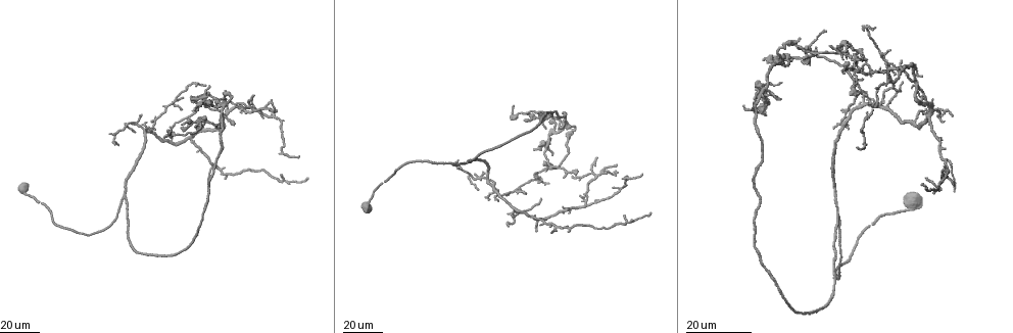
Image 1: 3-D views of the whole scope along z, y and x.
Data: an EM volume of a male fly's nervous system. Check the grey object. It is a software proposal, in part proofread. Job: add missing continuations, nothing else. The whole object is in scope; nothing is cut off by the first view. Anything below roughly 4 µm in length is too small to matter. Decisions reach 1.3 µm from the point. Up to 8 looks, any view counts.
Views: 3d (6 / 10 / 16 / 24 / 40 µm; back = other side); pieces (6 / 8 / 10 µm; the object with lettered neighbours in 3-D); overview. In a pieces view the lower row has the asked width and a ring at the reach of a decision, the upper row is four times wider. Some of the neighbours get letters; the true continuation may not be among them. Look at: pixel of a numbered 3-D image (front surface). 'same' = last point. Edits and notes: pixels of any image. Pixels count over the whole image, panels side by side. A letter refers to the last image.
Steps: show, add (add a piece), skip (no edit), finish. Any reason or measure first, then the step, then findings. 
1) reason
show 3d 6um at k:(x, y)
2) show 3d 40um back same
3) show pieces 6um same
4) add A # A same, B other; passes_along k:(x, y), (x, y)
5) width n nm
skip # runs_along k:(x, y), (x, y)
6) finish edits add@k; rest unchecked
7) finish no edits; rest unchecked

thin end
show 3d 24um at 1:(811, 62)

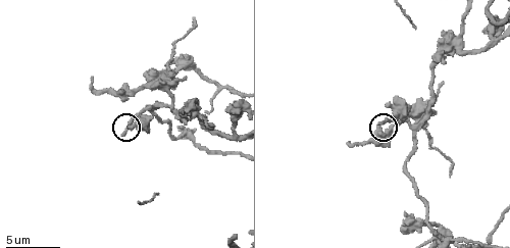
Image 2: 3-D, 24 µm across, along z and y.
show pieces 6um at 2:(379, 124)

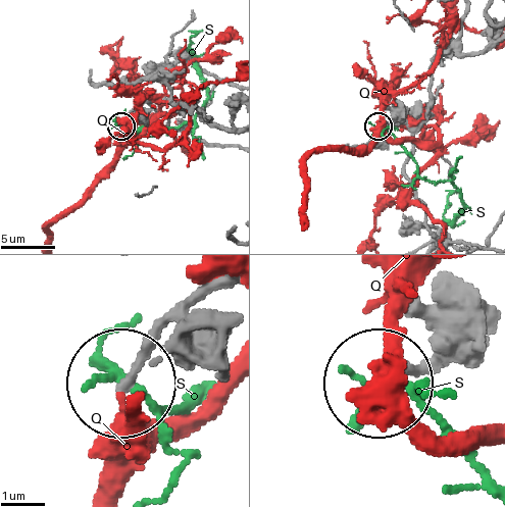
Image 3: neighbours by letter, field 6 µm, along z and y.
skip # Q other, S other; no lettered piece goes on from it

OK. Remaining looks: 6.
free end
show 3d 40um at 1:(569, 230)

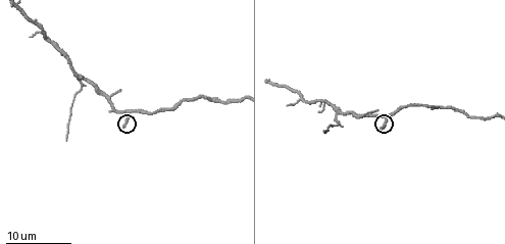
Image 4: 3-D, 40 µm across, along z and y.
see the neighbours
show pieces 6um at 4:(381, 129)

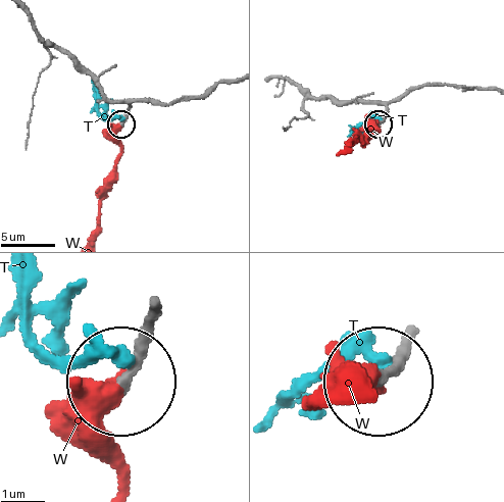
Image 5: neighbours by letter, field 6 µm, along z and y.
skip # T other, W other; none of them fits

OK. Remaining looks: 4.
free end
show 3d 24um at 1:(799, 37)

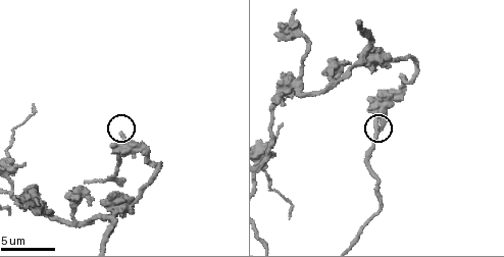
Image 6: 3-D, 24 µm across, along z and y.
show pieces 8um at 6:(122, 132)

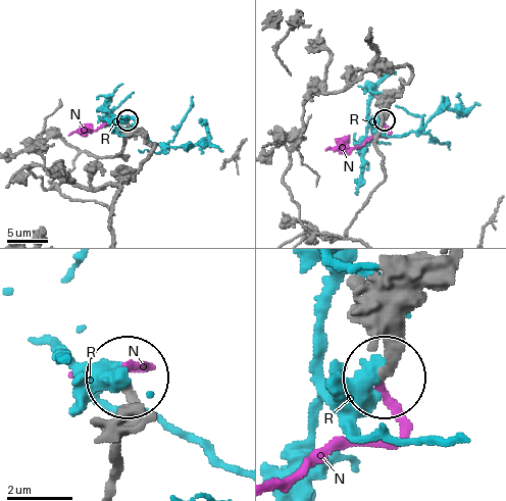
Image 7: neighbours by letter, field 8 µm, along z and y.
add N # N same, R other; it goes on there

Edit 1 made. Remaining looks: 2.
finish edits add@7; rest unchecked

